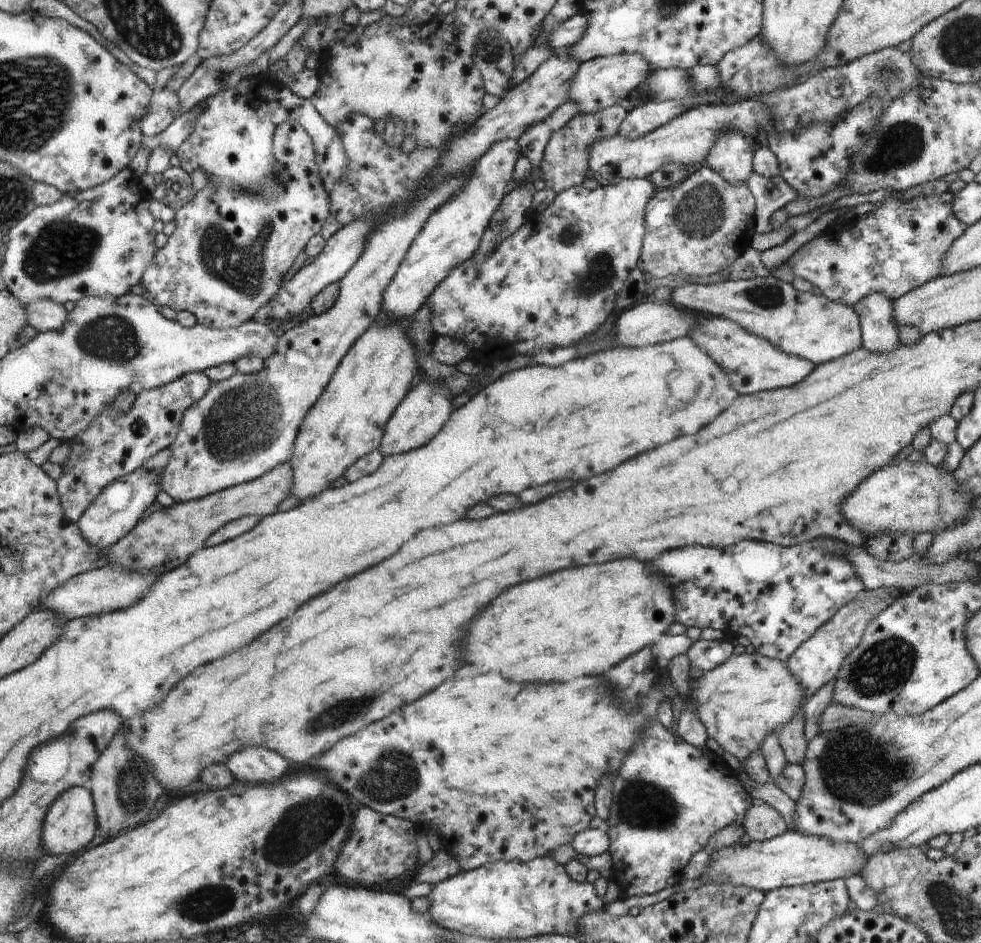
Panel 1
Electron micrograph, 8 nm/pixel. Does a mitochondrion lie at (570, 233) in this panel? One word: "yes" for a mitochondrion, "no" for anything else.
yes

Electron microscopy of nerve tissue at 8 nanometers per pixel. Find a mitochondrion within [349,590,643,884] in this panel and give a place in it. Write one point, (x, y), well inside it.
(396, 772)

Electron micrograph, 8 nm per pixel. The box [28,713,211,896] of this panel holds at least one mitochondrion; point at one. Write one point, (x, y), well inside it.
(133, 791)

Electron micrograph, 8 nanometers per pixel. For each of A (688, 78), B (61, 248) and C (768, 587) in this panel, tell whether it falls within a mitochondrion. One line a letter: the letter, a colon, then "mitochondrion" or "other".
A: mitochondrion
B: mitochondrion
C: other

